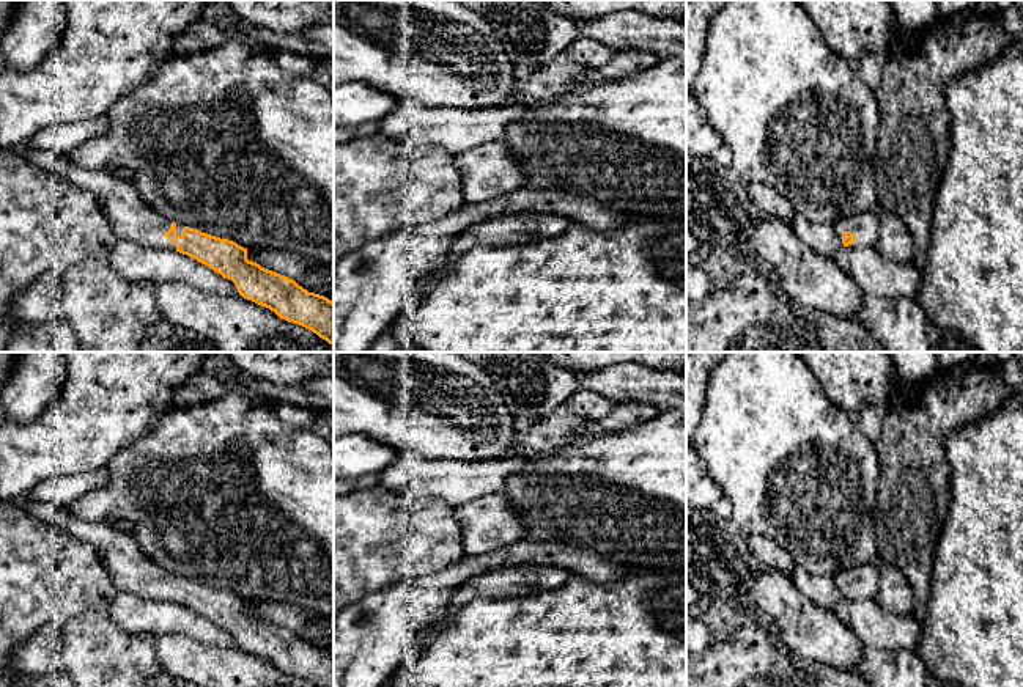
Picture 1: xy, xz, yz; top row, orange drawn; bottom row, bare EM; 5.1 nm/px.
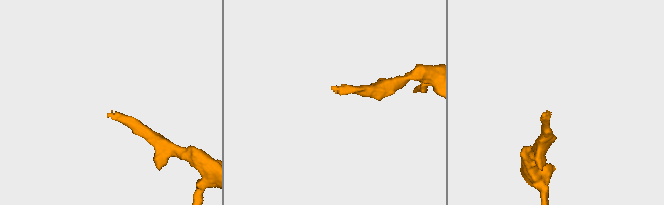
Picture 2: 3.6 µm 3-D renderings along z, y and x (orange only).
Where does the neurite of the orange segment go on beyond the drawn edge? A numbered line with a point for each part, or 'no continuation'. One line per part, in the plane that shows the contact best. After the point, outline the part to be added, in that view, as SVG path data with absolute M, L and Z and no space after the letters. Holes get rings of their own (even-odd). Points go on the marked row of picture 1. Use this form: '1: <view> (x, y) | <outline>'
1: xy (131, 219) | M30 149L22 157L38 168L50 170L82 190L93 192L118 239L142 247L176 250L164 236L172 222L151 209L132 184L107 171L82 168L74 165L68 156L44 149Z

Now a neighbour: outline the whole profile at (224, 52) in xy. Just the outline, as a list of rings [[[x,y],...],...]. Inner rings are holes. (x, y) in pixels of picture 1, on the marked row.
[[[225,39],[216,49],[187,57],[172,52],[151,79],[112,104],[105,118],[109,124],[102,135],[87,140],[68,154],[74,165],[99,171],[129,170],[131,184],[143,201],[170,222],[233,241],[244,248],[296,253],[334,270],[334,94],[316,80],[282,69],[268,49],[250,39]]]

